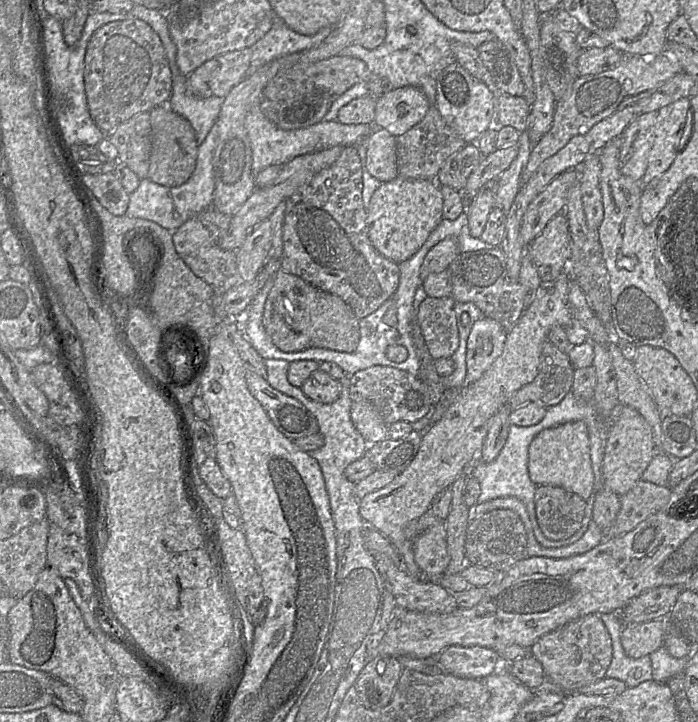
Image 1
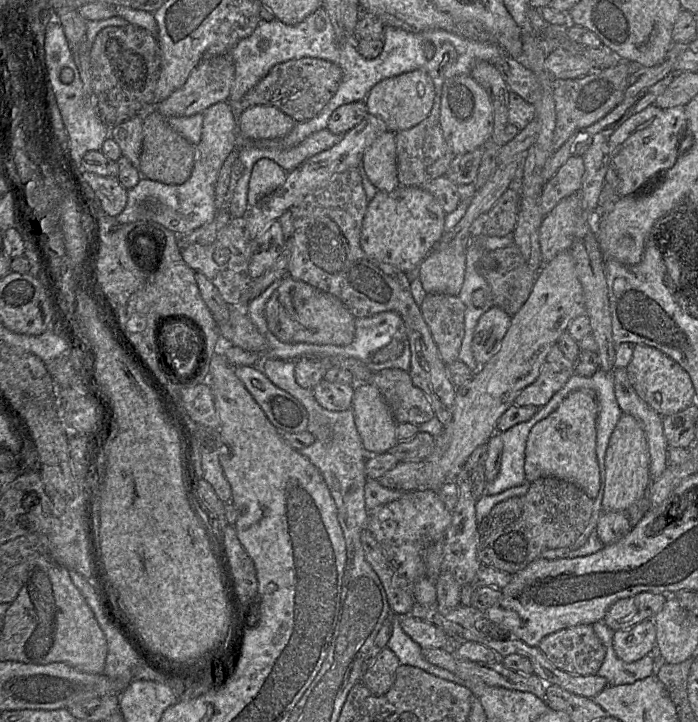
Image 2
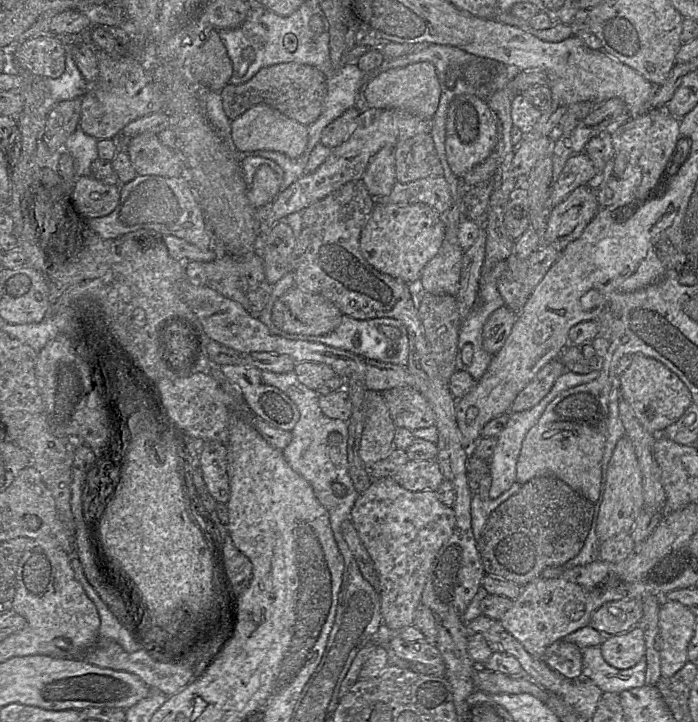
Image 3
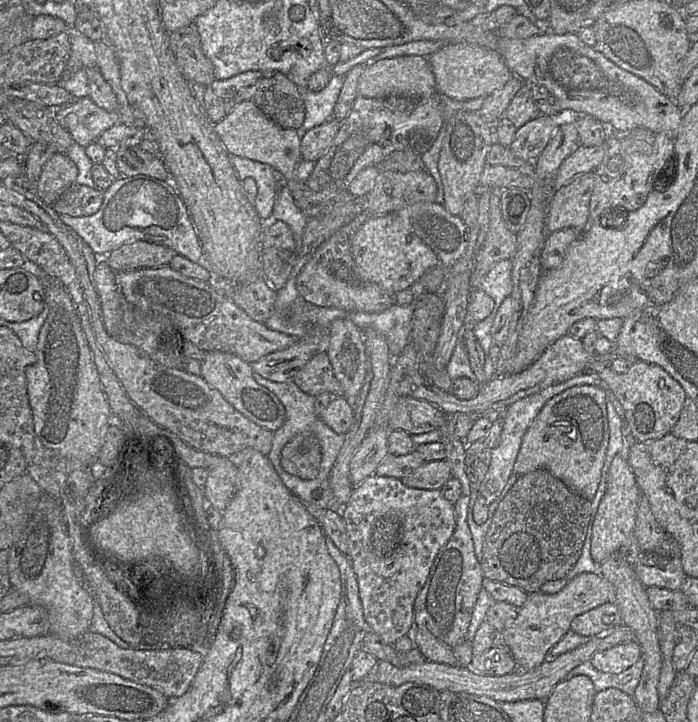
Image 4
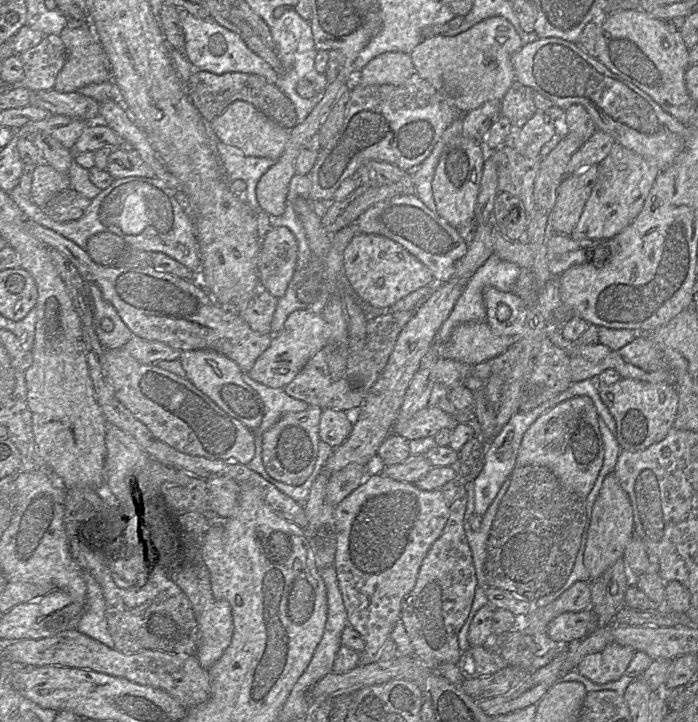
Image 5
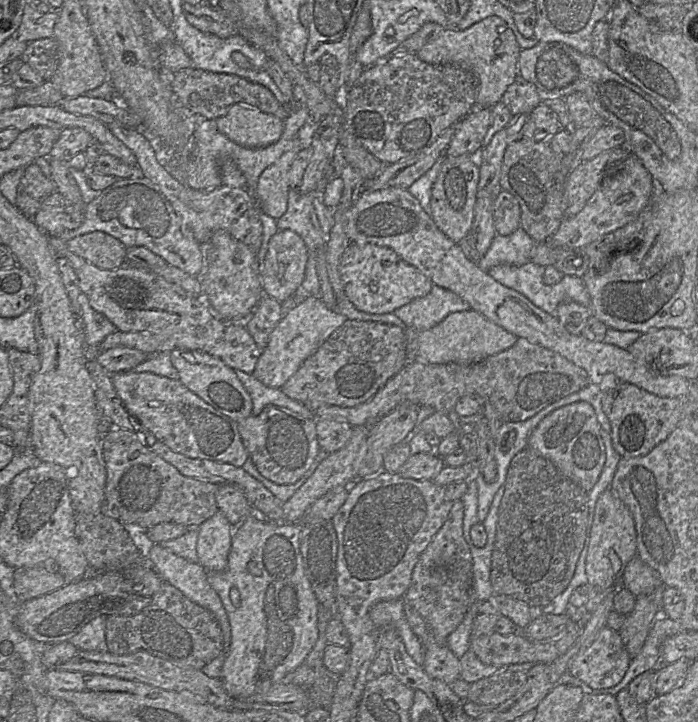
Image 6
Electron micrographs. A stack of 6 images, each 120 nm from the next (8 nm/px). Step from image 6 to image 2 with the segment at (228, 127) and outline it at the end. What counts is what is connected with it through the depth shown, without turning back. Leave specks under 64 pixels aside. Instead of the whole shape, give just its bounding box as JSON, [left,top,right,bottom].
[238,105,296,140]

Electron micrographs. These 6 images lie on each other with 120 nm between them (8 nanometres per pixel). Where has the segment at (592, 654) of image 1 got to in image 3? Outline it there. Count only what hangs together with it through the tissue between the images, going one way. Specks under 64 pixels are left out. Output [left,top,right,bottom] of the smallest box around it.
[542,639,582,679]

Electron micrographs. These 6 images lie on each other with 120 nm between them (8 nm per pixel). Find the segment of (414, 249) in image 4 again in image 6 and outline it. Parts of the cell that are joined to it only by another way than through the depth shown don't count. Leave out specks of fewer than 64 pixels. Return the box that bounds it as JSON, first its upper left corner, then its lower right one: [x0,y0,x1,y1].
[339,242,432,314]

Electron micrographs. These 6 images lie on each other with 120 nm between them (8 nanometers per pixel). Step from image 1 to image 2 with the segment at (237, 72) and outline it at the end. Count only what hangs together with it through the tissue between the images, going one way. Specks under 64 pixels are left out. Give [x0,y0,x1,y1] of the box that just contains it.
[153,54,235,118]

